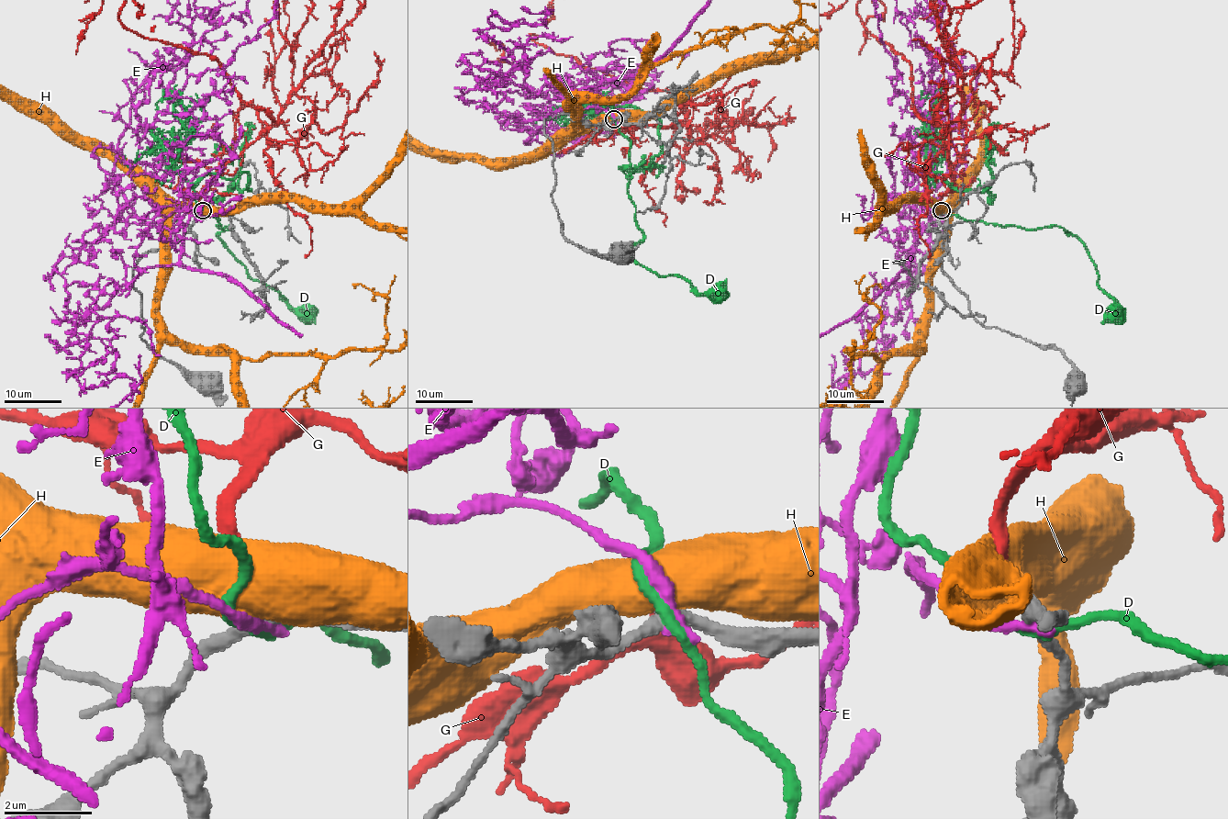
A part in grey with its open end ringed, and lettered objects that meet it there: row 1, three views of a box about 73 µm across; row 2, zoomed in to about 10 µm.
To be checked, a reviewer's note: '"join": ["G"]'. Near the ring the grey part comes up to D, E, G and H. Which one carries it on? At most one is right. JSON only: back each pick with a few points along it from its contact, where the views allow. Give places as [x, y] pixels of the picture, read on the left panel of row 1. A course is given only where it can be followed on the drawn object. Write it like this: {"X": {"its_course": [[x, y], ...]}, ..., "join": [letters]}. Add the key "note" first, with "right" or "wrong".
{"note": "right", "join": ["G"]}

